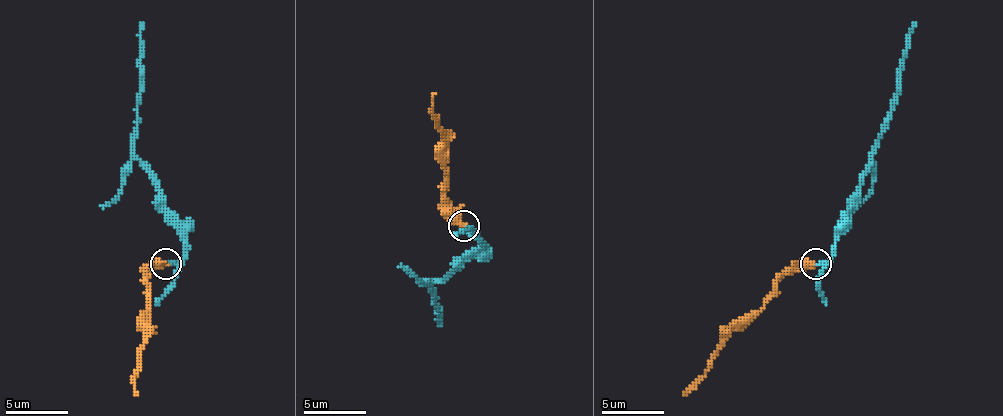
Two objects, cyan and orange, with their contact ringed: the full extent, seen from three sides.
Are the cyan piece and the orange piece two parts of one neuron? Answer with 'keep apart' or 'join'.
join

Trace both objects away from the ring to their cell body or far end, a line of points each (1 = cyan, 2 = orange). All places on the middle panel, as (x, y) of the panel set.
1: (466, 227), (482, 245), (454, 273), (432, 285), (441, 326)
2: (463, 227), (445, 196), (445, 140), (432, 112), (435, 93)

